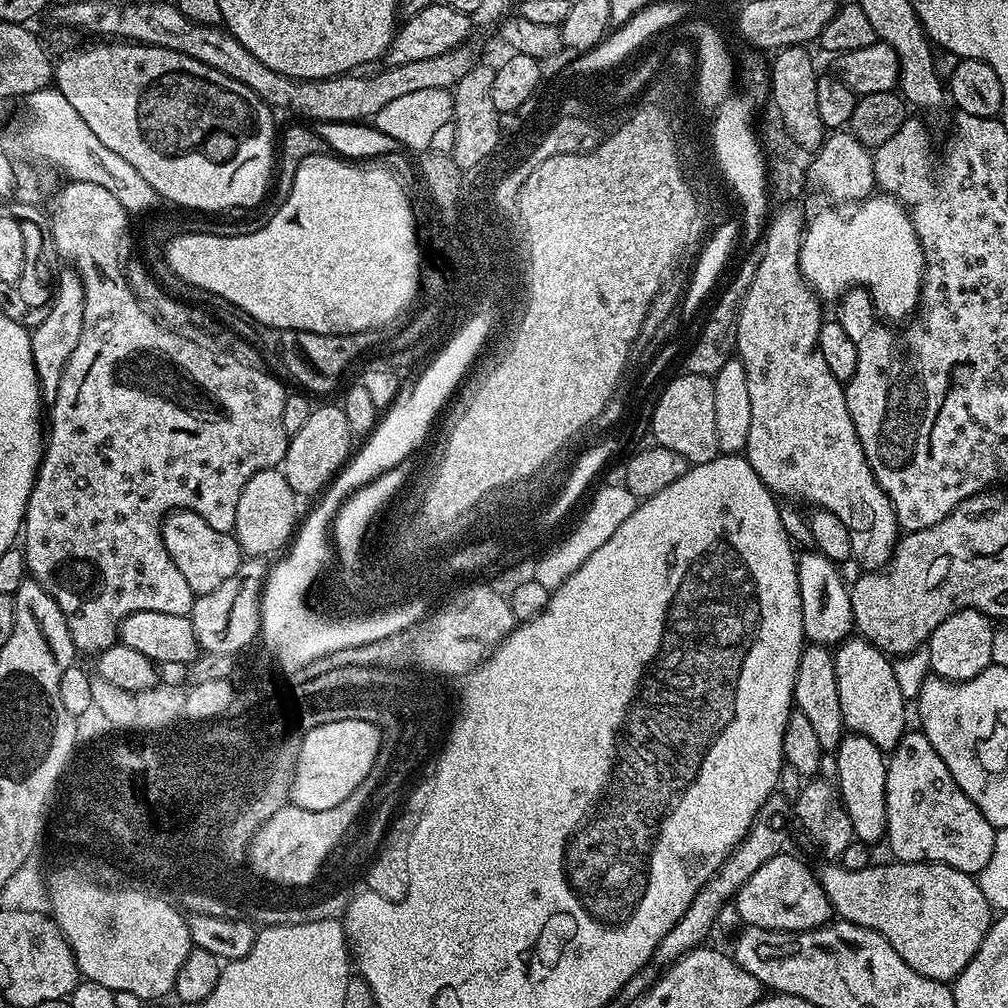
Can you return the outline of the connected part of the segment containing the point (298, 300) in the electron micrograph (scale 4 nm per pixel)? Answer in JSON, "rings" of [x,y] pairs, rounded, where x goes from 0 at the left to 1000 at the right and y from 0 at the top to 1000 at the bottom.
{"rings":[[[329,153],[305,155],[292,173],[292,183],[288,186],[287,194],[267,213],[260,228],[252,228],[252,232],[240,232],[239,235],[214,235],[204,231],[180,230],[172,233],[165,242],[165,261],[168,268],[177,276],[193,285],[199,285],[212,294],[219,294],[253,320],[264,324],[285,326],[291,330],[377,327],[380,326],[380,321],[390,320],[393,307],[401,312],[410,305],[407,296],[413,282],[411,260],[414,255],[414,241],[410,239],[408,224],[409,218],[403,217],[401,194],[396,194],[393,183],[390,179],[385,179],[382,171],[362,171],[356,162],[346,161]]]}

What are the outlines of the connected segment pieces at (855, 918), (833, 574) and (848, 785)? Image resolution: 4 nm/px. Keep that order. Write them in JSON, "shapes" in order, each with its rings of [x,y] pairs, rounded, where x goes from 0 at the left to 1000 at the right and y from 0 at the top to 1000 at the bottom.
{"shapes":[[[[821,855],[817,862],[813,862],[813,878],[815,883],[819,883],[826,906],[832,912],[875,927],[875,931],[879,931],[879,935],[883,935],[883,938],[887,938],[887,942],[891,942],[894,950],[911,966],[924,972],[947,973],[962,950],[966,950],[986,912],[986,902],[978,895],[969,870],[938,857],[884,856],[865,855],[860,861],[839,861],[836,856]]],[[[798,546],[790,557],[792,589],[796,589],[796,621],[802,639],[828,641],[847,627],[847,605],[843,601],[843,583],[834,571],[831,560],[811,546]]],[[[850,726],[839,728],[827,744],[829,750],[829,774],[831,791],[843,812],[847,830],[858,839],[866,839],[878,832],[879,819],[879,764],[881,755],[878,743],[867,740],[863,732]]]]}

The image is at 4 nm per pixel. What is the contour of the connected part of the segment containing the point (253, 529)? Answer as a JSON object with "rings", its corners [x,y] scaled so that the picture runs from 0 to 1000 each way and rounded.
{"rings":[[[277,463],[265,464],[252,470],[248,478],[240,482],[240,490],[236,490],[232,531],[238,539],[239,549],[250,554],[266,554],[269,553],[269,548],[277,549],[289,537],[296,523],[294,499],[294,488],[288,482],[288,478],[284,478]]]}

